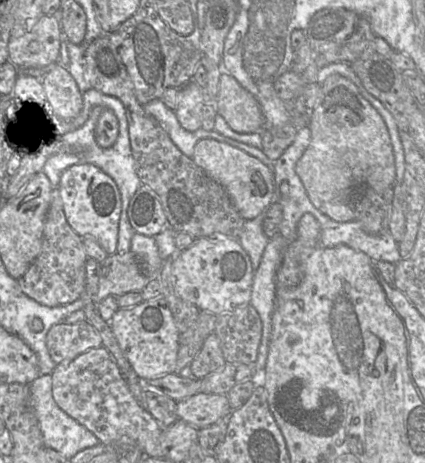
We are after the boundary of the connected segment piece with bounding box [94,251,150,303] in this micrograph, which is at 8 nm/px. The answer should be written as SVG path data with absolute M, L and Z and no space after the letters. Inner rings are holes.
M132 252L110 254L100 262L100 278L94 301L100 303L108 295L121 296L127 292L140 292L149 278L145 277Z

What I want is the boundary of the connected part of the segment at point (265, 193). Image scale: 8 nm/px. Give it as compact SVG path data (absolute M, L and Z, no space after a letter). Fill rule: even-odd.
M211 138L199 140L191 158L198 167L225 189L234 207L245 220L258 217L271 205L274 194L273 172L257 158Z

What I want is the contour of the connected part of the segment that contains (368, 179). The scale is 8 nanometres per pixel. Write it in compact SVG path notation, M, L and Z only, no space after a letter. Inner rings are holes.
M331 74L320 85L321 101L313 108L308 125L310 141L296 163L295 172L315 208L334 221L351 222L356 220L356 200L366 189L394 190L399 182L393 146L385 121L350 80Z

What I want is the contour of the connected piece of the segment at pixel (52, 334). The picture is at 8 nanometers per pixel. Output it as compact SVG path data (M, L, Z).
M87 322L53 325L46 337L47 348L53 361L58 364L78 355L102 347L102 339L96 329Z

